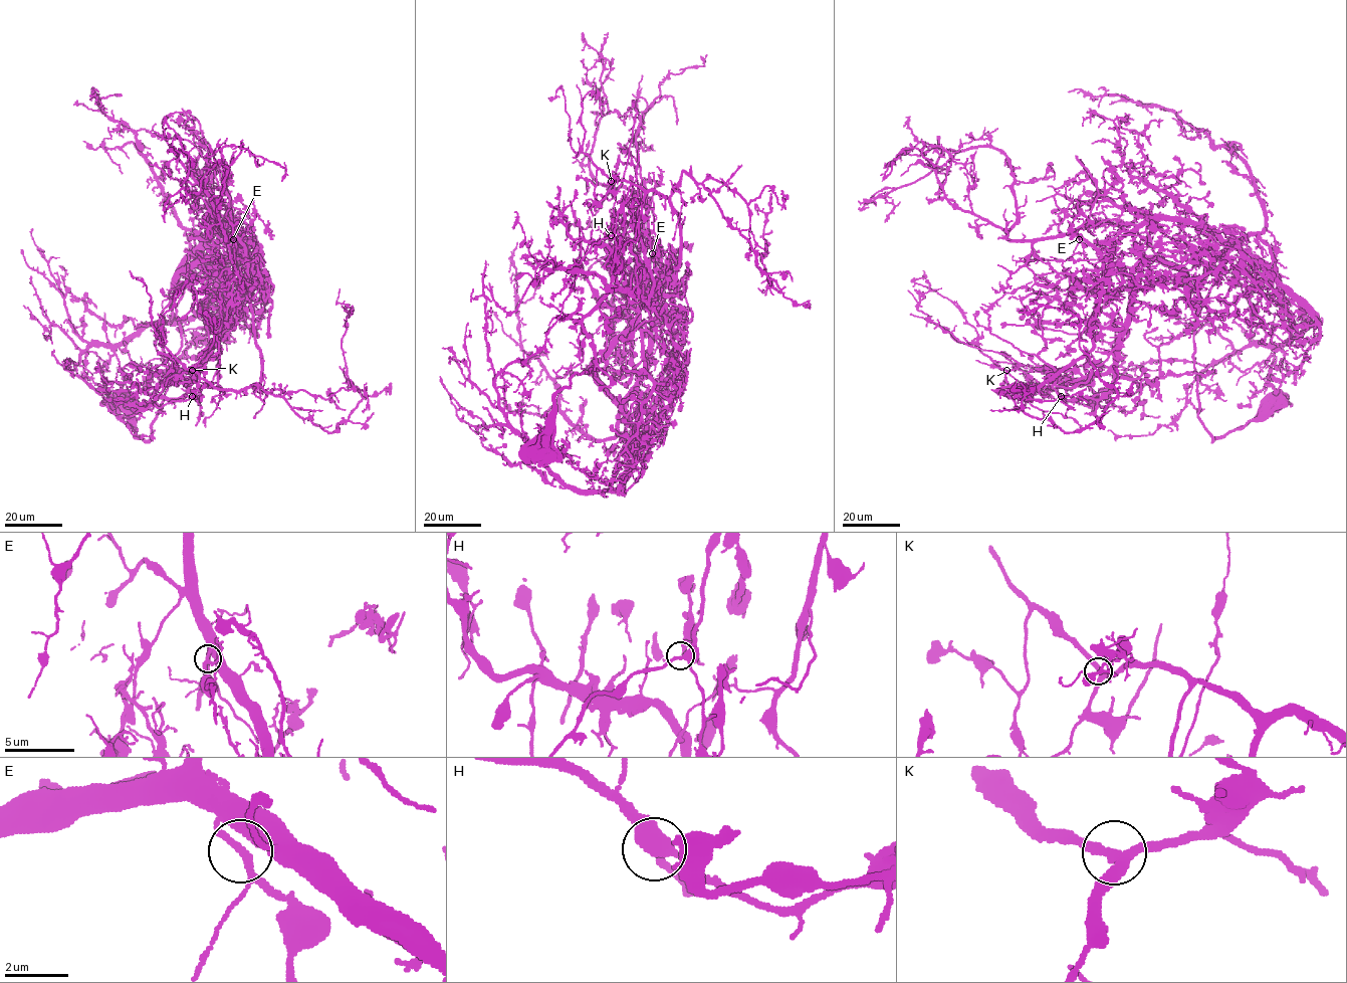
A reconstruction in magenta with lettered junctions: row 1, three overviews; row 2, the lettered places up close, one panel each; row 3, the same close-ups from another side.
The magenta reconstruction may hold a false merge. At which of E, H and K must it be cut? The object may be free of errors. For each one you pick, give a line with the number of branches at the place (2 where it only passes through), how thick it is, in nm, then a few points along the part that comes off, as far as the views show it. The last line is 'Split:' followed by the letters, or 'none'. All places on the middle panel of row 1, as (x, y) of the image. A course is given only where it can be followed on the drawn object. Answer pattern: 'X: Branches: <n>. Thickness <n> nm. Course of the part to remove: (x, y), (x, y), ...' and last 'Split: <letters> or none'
E: Branches: 3. Thickness 180 nm. Course of the part to remove: (652, 253), (666, 277), (676, 267), (671, 194), (684, 171), (779, 291), (759, 254), (758, 215)
Split: E

